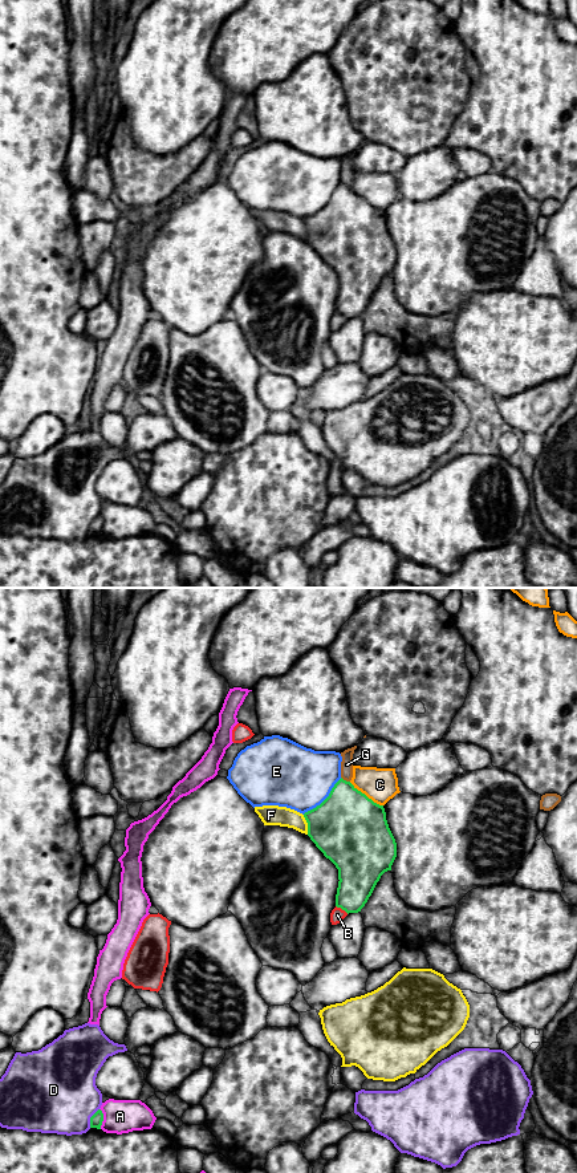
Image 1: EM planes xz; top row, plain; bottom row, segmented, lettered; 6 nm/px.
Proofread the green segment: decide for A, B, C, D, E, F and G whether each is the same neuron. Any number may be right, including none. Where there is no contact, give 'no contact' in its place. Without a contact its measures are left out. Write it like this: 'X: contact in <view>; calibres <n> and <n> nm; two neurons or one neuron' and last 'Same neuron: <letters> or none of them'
A: contact in xz; calibres 80 and 200 nm; two neurons
B: contact in xz; calibres 260 and 90 nm; two neurons
C: contact in xz; calibres 440 and 200 nm; two neurons
D: contact in xz; calibres 80 and 480 nm; two neurons
E: contact in xz; calibres 440 and 380 nm; two neurons
F: contact in xz; calibres 440 and 130 nm; two neurons
G: contact in xz; calibres 380 and 80 nm; two neurons
Same neuron: none of them

